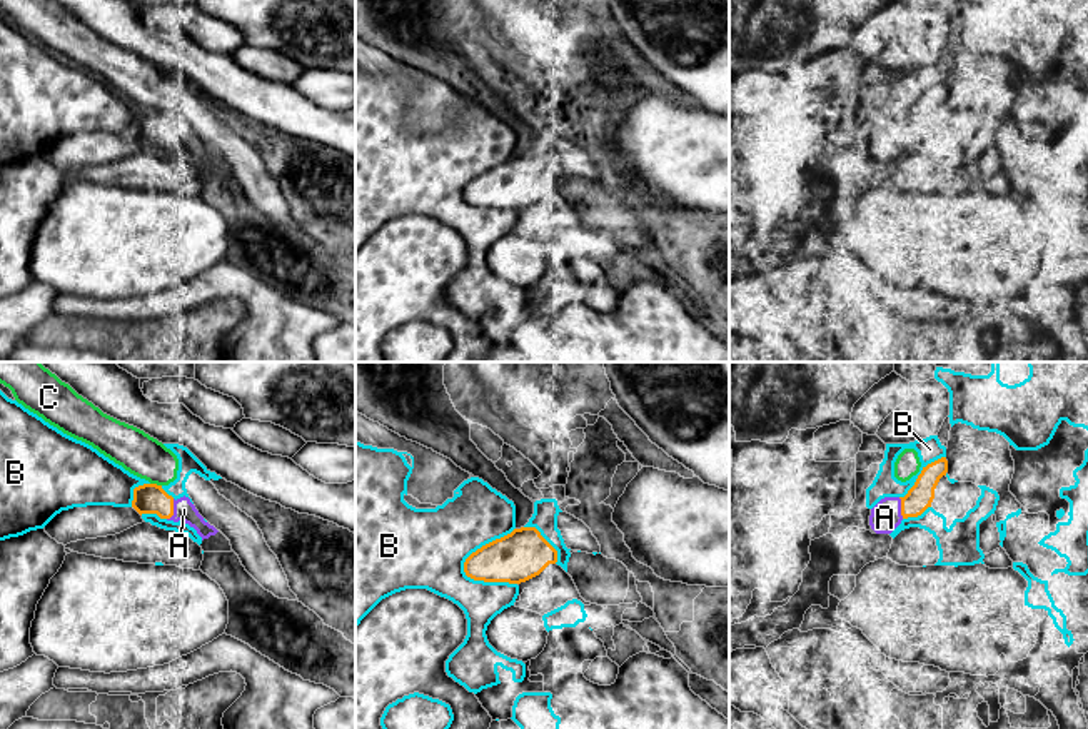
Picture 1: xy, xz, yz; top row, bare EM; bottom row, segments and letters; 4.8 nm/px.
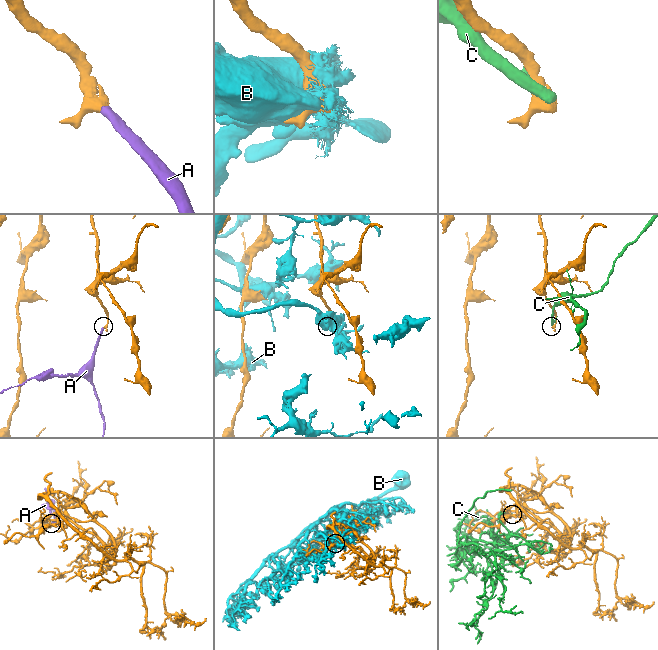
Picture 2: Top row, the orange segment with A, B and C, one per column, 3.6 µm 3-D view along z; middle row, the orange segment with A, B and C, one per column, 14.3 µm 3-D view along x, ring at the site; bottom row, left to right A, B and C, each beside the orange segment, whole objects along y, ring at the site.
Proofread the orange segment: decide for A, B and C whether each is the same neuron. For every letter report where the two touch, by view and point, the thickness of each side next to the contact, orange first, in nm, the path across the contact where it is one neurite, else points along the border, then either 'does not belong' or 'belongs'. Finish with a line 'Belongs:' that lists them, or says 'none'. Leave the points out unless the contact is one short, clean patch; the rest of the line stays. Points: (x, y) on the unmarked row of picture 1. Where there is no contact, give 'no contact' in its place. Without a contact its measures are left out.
A: meets orange in xy at (172, 135); 140 nm thick on the orange side, 100 nm on the other; belongs
B: meets orange in xz at (483, 172); 240 nm thick on the orange side, 360 nm on the other; does not belong
C: meets orange in xy at (156, 110); 140 nm thick on the orange side, 200 nm on the other; does not belong
Belongs: A

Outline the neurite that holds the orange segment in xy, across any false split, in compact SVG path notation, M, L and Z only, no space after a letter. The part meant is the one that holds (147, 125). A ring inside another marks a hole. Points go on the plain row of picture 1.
M144 110L133 115L132 133L142 140L157 140L160 145L185 148L204 165L215 162L219 157L204 147L189 123L174 125L162 112Z

